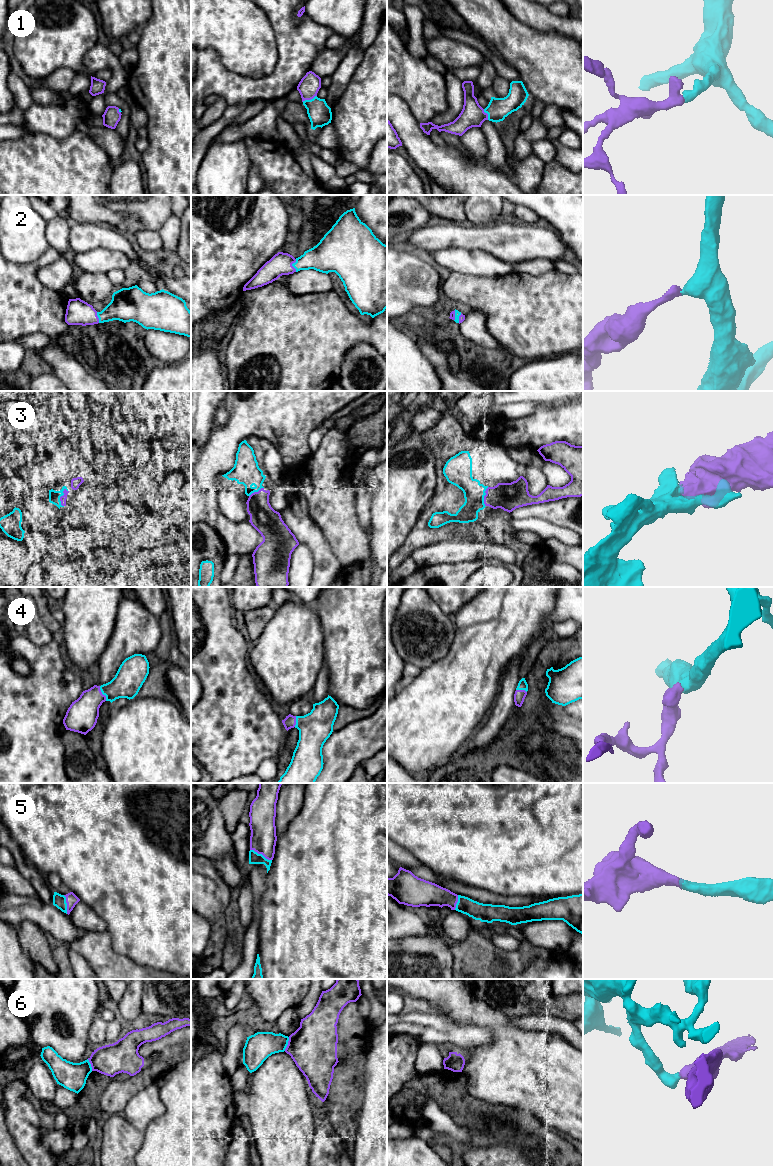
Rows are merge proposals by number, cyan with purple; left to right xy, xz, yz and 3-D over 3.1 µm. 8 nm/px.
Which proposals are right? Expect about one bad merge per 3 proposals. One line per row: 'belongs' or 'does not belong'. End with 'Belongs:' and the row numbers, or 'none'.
1: belongs
2: belongs
3: belongs
4: belongs
5: belongs
6: does not belong
Belongs: 1, 2, 3, 4, 5

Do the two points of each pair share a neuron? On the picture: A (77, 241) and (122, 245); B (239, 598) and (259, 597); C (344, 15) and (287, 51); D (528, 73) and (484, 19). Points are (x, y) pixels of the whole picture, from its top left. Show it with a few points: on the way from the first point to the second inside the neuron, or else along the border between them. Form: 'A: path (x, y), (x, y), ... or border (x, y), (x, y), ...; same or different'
A: path (88, 240), (111, 240); same
B: path (244, 597), (254, 597); same
C: border (306, 13), (311, 19), (329, 27), (334, 32); different
D: path (525, 60), (497, 32); same

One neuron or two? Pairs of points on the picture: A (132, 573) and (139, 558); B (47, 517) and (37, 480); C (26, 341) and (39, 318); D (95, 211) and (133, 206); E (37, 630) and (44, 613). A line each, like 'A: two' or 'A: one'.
A: one
B: one
C: two
D: one
E: two

